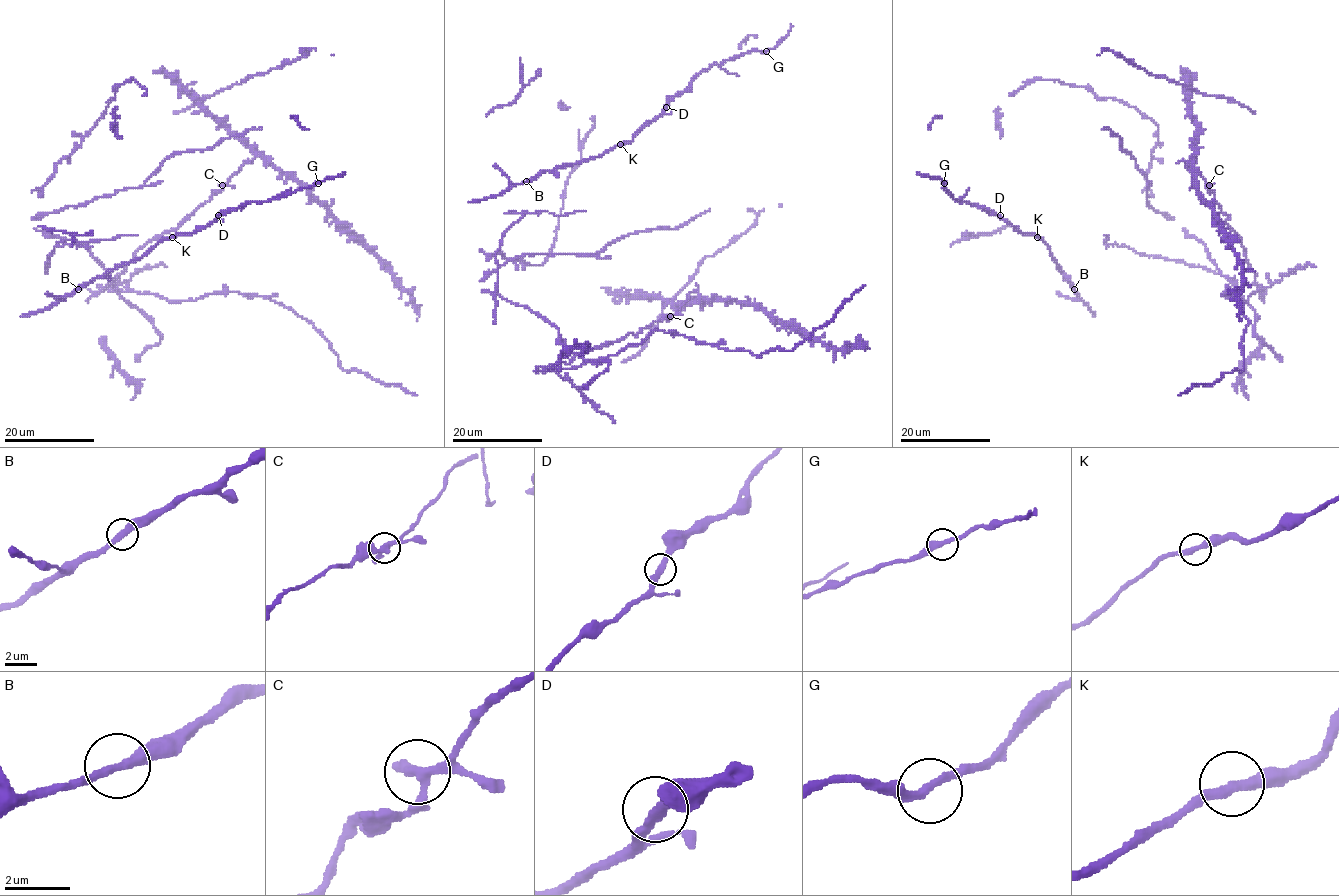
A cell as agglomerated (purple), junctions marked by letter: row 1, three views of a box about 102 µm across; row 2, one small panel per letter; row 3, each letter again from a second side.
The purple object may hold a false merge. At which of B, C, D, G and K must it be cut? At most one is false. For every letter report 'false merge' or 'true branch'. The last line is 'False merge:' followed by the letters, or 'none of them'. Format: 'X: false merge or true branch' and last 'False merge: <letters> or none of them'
B: true branch
C: false merge
D: true branch
G: true branch
K: true branch
False merge: C

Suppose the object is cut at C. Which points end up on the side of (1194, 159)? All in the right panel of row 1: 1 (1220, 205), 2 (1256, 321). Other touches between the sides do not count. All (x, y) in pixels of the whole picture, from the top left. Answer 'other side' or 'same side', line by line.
1: other side
2: same side

